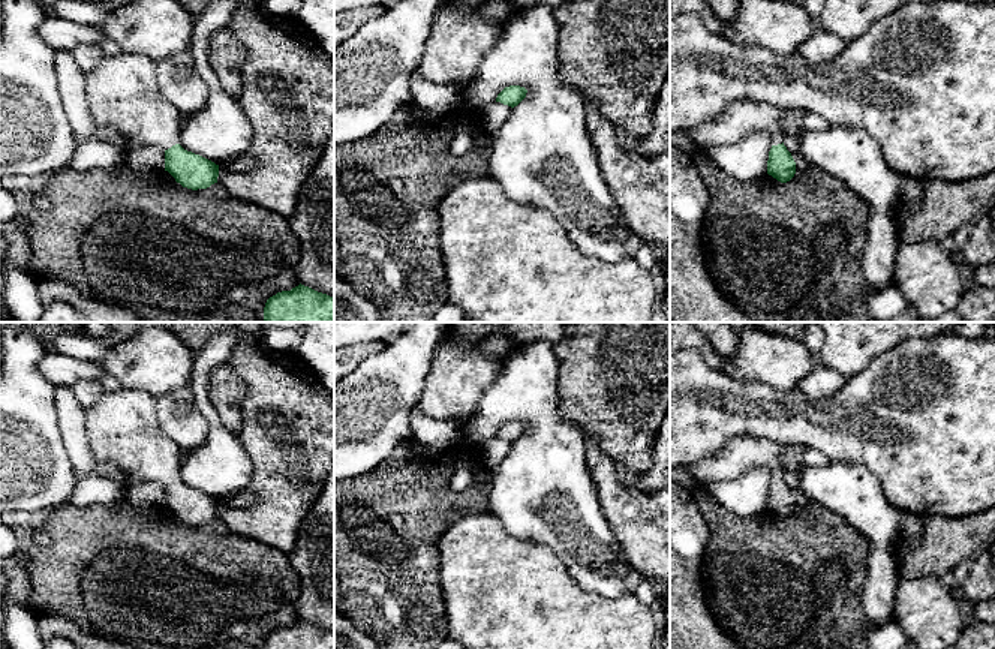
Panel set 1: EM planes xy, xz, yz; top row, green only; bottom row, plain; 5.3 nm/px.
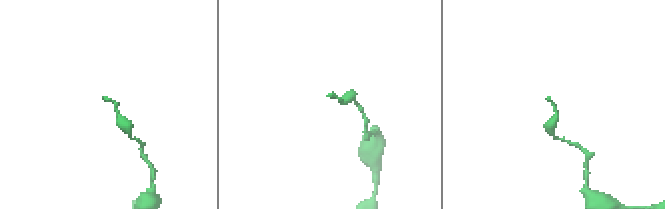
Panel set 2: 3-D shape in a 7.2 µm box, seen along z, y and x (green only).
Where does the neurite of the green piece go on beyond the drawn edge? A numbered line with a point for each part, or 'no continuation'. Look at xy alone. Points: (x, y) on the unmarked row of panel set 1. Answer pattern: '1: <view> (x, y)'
1: xy (128, 445)

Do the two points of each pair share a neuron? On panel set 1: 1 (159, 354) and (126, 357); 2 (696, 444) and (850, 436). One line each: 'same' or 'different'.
1: same
2: same

